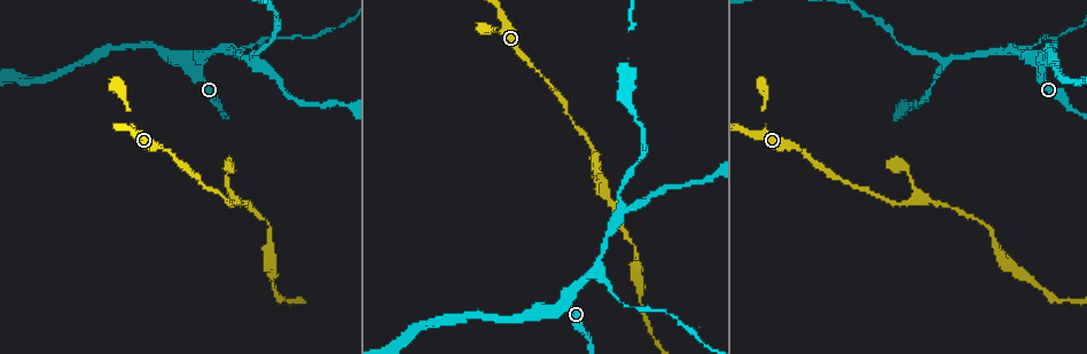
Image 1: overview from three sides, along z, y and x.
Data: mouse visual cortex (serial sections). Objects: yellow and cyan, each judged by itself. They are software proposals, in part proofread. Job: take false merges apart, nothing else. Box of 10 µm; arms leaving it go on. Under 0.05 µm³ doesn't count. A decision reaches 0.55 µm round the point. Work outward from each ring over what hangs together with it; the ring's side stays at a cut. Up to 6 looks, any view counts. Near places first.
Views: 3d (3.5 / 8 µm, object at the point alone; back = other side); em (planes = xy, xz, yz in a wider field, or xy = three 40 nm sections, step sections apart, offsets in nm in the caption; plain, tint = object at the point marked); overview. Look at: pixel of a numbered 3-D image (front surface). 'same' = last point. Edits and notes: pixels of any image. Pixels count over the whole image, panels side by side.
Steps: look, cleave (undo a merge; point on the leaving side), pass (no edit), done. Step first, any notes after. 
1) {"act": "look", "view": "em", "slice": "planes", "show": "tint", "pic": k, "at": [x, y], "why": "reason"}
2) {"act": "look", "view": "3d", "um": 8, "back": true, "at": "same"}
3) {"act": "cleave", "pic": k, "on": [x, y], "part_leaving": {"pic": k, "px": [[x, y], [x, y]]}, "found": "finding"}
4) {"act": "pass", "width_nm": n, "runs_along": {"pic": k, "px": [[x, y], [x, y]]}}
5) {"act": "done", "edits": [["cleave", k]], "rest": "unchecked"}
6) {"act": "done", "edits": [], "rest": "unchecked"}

{"act": "look", "view": "3d", "um": 3.5, "pic": 1, "at": [911, 204], "why": "narrows sharply"}

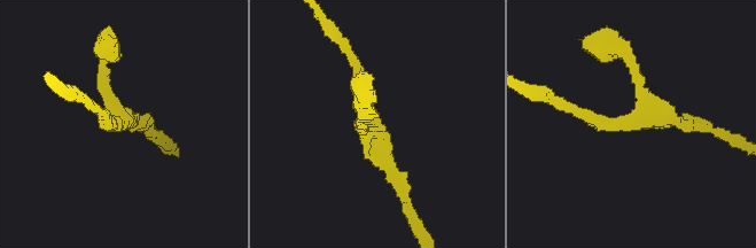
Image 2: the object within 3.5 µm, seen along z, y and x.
{"act": "look", "view": "em", "slice": "planes", "show": "tint", "pic": 2, "at": [116, 120], "arms": 3, "arm_widths_nm": [150, 200, 200], "why": "shape alone is not enough"}

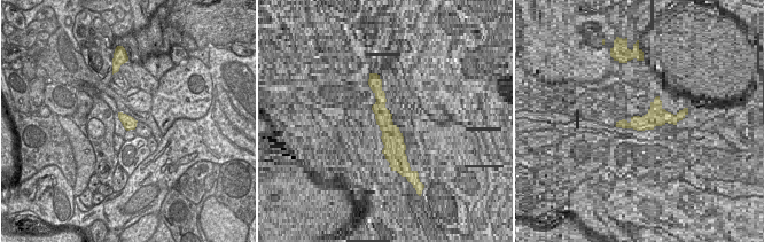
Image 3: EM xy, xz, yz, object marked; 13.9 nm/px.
{"act": "pass", "runs_along": {"pic": 2, "px": [[352, 63], [402, 193]]}, "found": "one cell here"}

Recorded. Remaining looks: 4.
{"act": "look", "view": "3d", "um": 8, "pic": 1, "at": [1006, 49], "why": "three-way junction"}

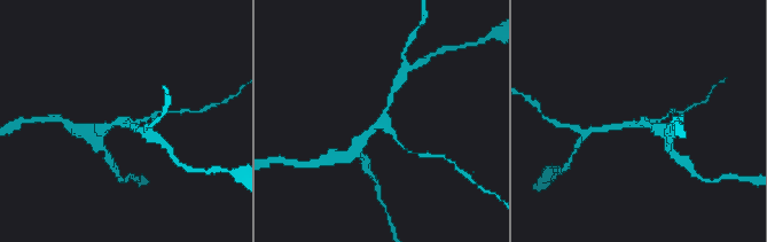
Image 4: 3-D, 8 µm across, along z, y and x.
{"act": "look", "view": "em", "slice": "xy", "step": 2, "show": "tint", "at": "same", "arms": 3, "arm_widths_nm": [150, 200, 300]}

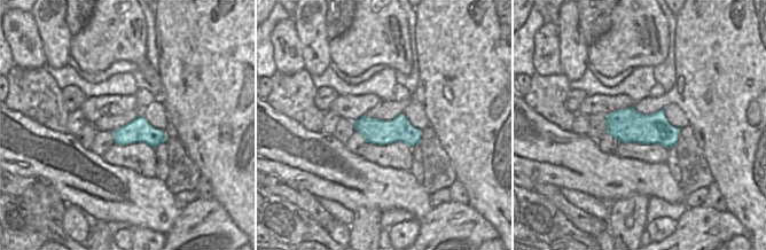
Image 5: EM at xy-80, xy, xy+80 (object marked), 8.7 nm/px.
{"act": "pass", "runs_along": {"pic": 4, "px": [[359, 143], [384, 125], [391, 94]]}, "found": "one cell here"}

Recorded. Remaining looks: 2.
{"act": "look", "view": "3d", "um": 8, "pic": 1, "at": [255, 59], "why": "three-way junction"}

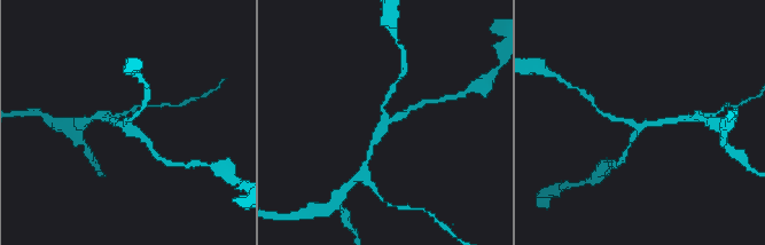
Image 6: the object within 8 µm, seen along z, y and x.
{"act": "look", "view": "em", "slice": "planes", "show": "tint", "at": "same"}

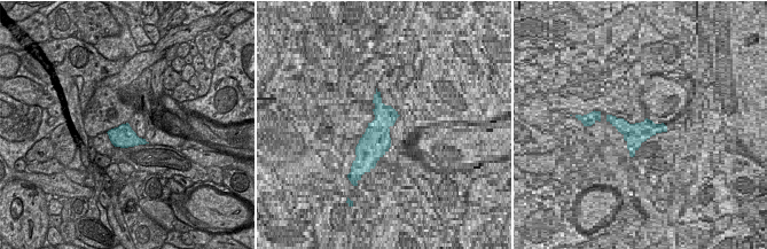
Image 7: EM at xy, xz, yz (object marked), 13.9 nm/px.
{"act": "pass", "width_nm": 320, "runs_along": {"pic": 6, "px": [[371, 149], [390, 94]]}, "found": "one cell here"}

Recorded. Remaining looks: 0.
{"act": "done", "edits": [], "rest": "unchecked"}

